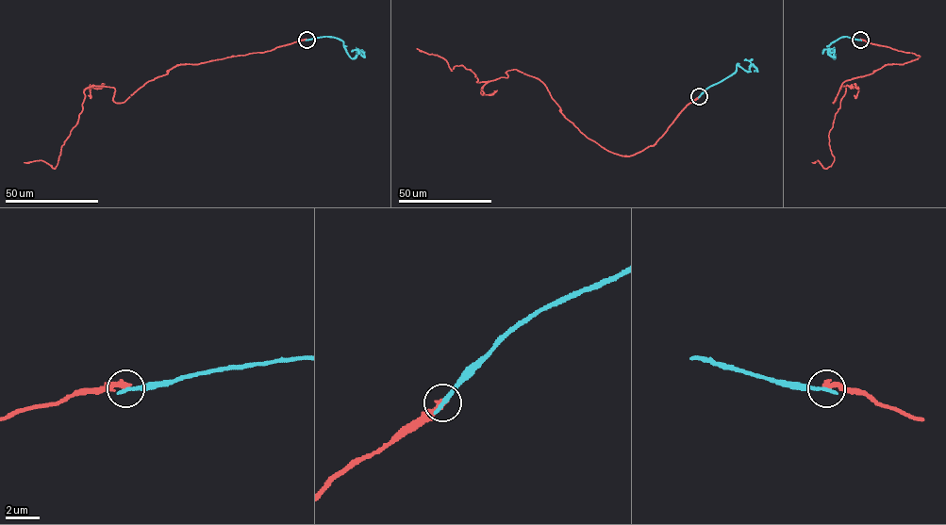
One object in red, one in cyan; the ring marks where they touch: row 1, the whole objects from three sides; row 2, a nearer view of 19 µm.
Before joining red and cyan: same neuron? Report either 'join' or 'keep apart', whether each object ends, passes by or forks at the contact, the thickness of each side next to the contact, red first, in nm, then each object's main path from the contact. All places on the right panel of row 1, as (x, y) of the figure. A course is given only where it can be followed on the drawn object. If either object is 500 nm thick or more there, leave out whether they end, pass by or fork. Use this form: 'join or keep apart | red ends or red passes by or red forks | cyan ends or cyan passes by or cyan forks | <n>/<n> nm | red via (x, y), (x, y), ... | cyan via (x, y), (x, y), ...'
keep apart | red ends | cyan ends | 380/280 nm | red via (860, 40), (920, 56), (842, 84), (829, 134), (834, 161), (824, 169), (812, 162) | cyan via (860, 40), (842, 37), (829, 46), (834, 58), (832, 50), (828, 53), (833, 56), (835, 49)

